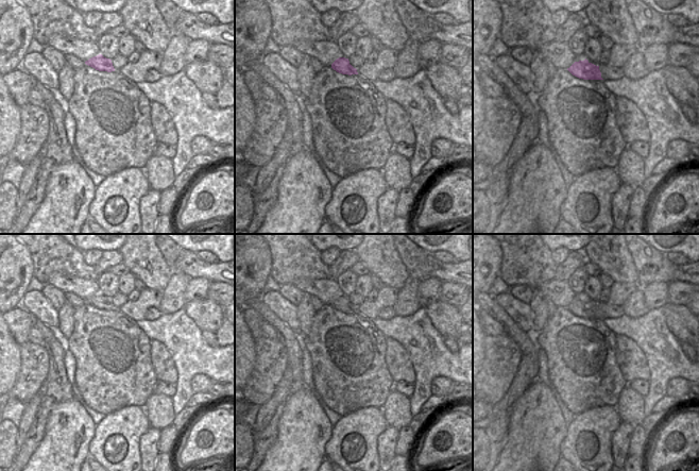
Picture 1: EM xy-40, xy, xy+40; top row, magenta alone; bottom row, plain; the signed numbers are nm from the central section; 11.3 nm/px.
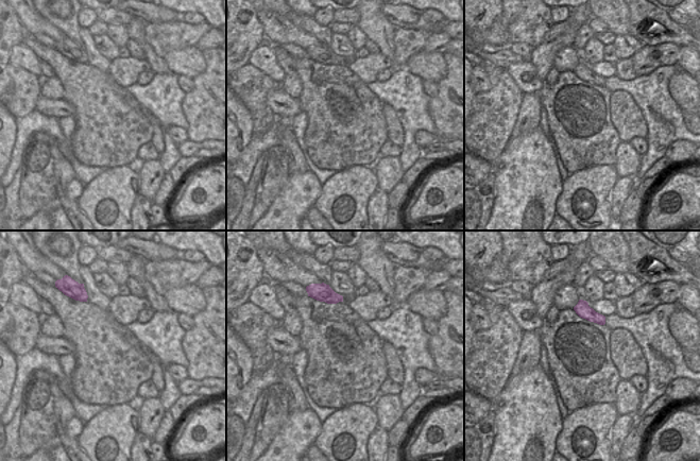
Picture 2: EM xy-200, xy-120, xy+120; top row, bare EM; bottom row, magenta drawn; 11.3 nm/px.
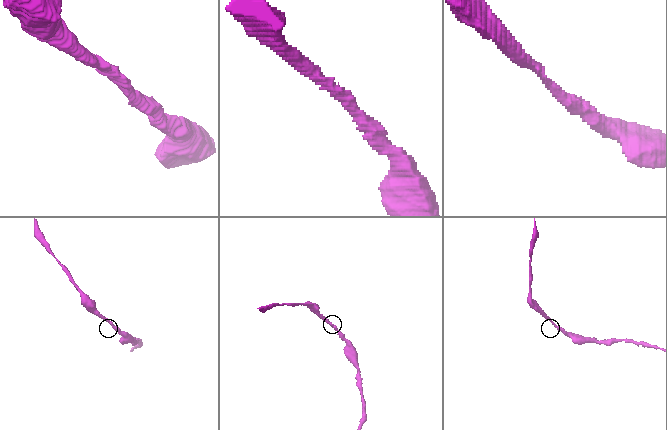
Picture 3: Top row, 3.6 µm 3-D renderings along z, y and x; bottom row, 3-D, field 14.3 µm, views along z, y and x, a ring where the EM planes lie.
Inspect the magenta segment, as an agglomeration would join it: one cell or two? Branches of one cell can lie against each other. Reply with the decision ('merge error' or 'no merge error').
no merge error

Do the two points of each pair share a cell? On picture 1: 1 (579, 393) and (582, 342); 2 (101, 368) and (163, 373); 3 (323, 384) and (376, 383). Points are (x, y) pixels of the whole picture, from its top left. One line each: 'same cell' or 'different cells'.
1: same cell
2: different cells
3: same cell

